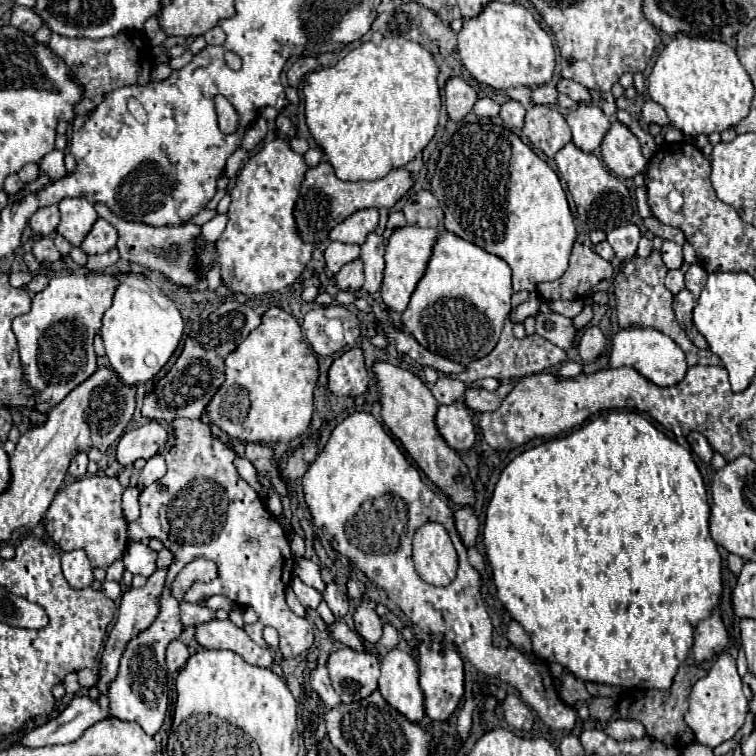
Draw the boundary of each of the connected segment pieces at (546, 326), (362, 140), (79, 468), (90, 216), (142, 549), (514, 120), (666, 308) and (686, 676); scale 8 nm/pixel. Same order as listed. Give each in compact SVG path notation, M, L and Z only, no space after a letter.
M539 313L535 317L535 333L561 349L569 349L575 339L575 329L571 319L559 313Z
M387 37L383 39L379 45L367 41L367 43L361 43L359 47L355 47L353 51L349 51L343 59L339 59L339 63L335 67L327 67L327 69L319 69L319 71L313 71L305 77L303 81L303 95L305 95L305 117L307 117L307 127L315 139L315 143L325 151L325 157L327 161L333 165L335 169L335 175L343 181L375 181L379 177L385 177L391 169L399 169L399 167L405 167L409 161L415 159L417 153L421 153L429 141L433 139L435 131L437 131L437 123L439 123L439 111L441 111L441 93L439 93L439 83L437 83L437 77L439 77L439 67L433 59L433 55L423 49L419 43L413 43L413 41L407 41L403 37Z
M77 453L69 465L69 475L73 475L75 479L81 479L87 473L87 455L85 453Z
M65 197L59 201L61 223L57 225L57 233L61 233L73 247L83 243L83 237L91 231L97 221L97 211L85 197Z
M129 543L127 553L123 555L125 569L131 571L133 575L143 575L143 577L151 577L151 573L155 571L155 559L157 553L149 549L145 543Z
M507 101L501 105L501 111L499 111L499 117L501 121L507 125L507 127L515 127L515 129L521 129L523 127L523 117L525 117L525 107L517 101Z
M653 251L649 257L633 257L617 275L613 281L615 289L615 299L617 299L617 319L619 327L629 329L629 327L651 327L657 329L665 335L669 335L687 355L689 365L721 365L721 359L705 349L697 349L685 335L685 331L679 327L675 313L673 313L673 293L665 289L663 279L665 279L667 267L661 261L661 253Z
M681 665L669 691L659 691L659 689L633 691L633 693L625 695L625 699L619 703L619 713L623 719L641 721L645 725L645 731L649 737L659 739L669 747L685 747L695 741L693 731L683 721L683 715L687 711L687 697L691 693L691 687L695 685L695 681L699 681L705 675L707 675L707 671L697 665Z

